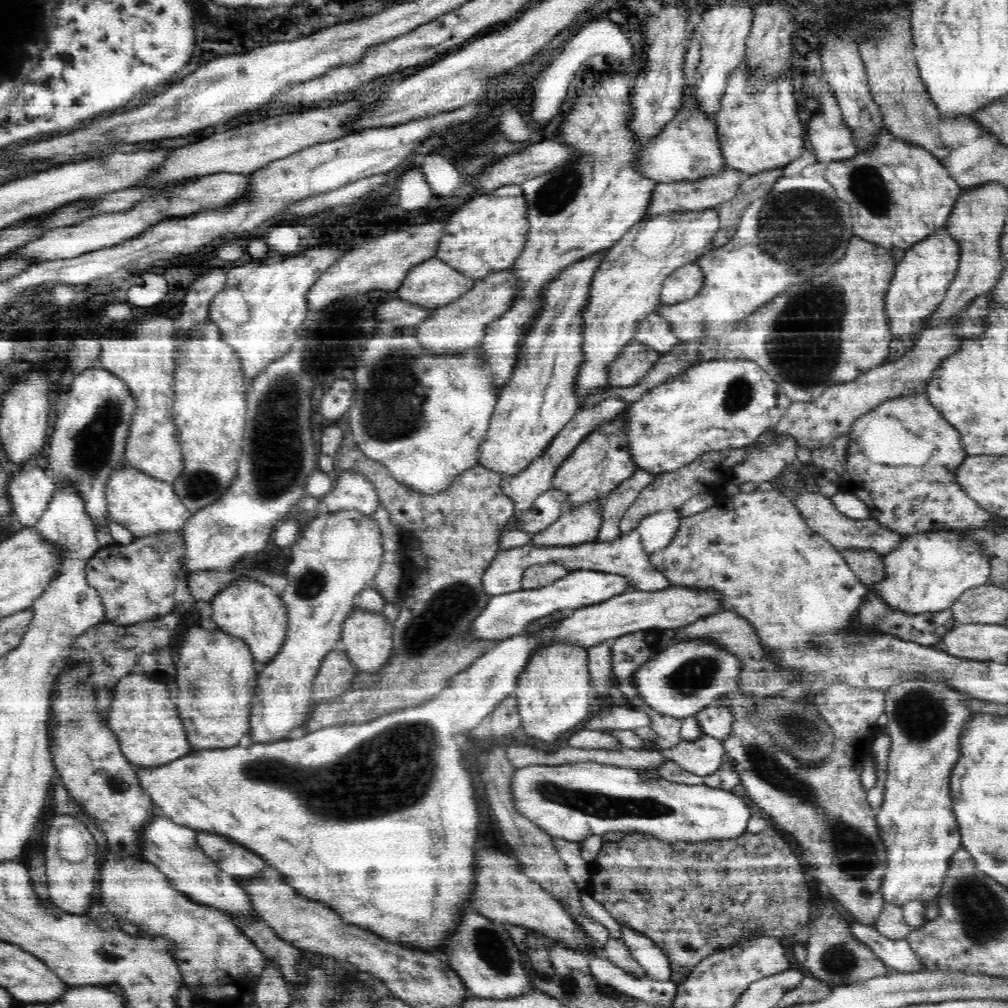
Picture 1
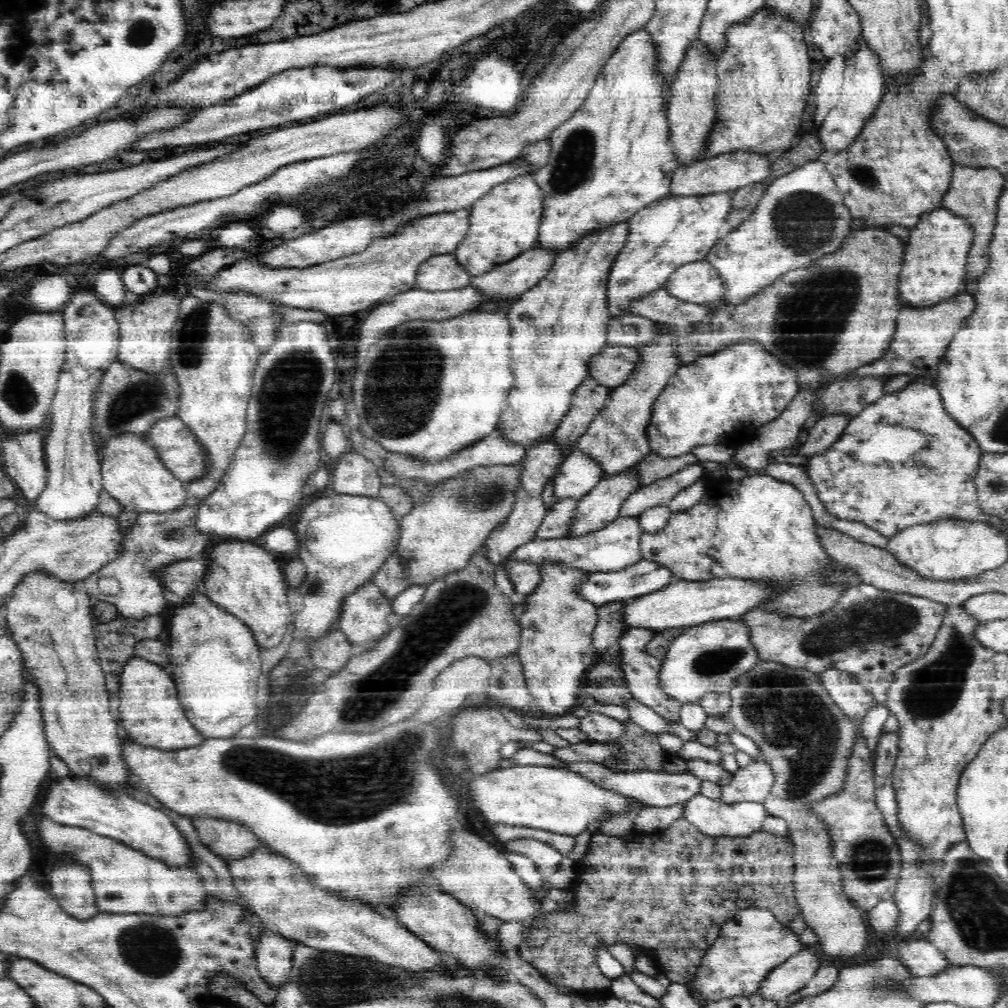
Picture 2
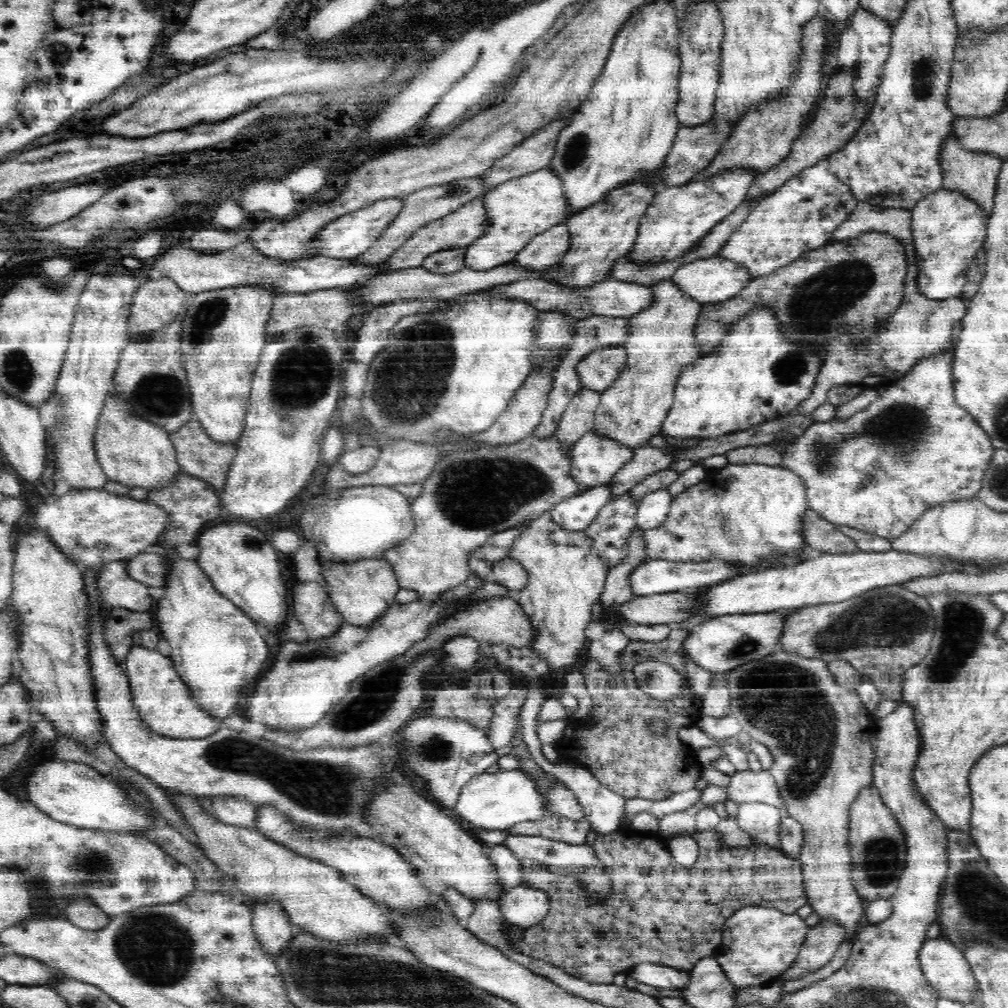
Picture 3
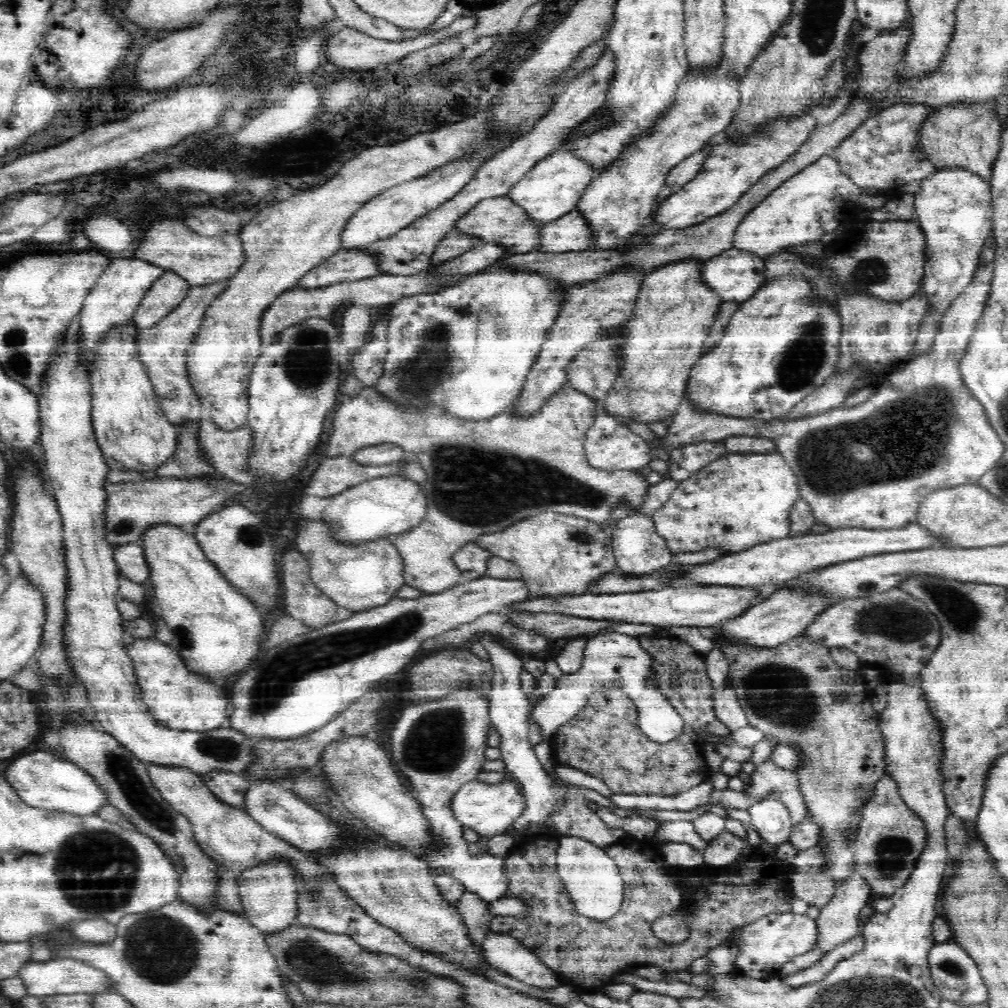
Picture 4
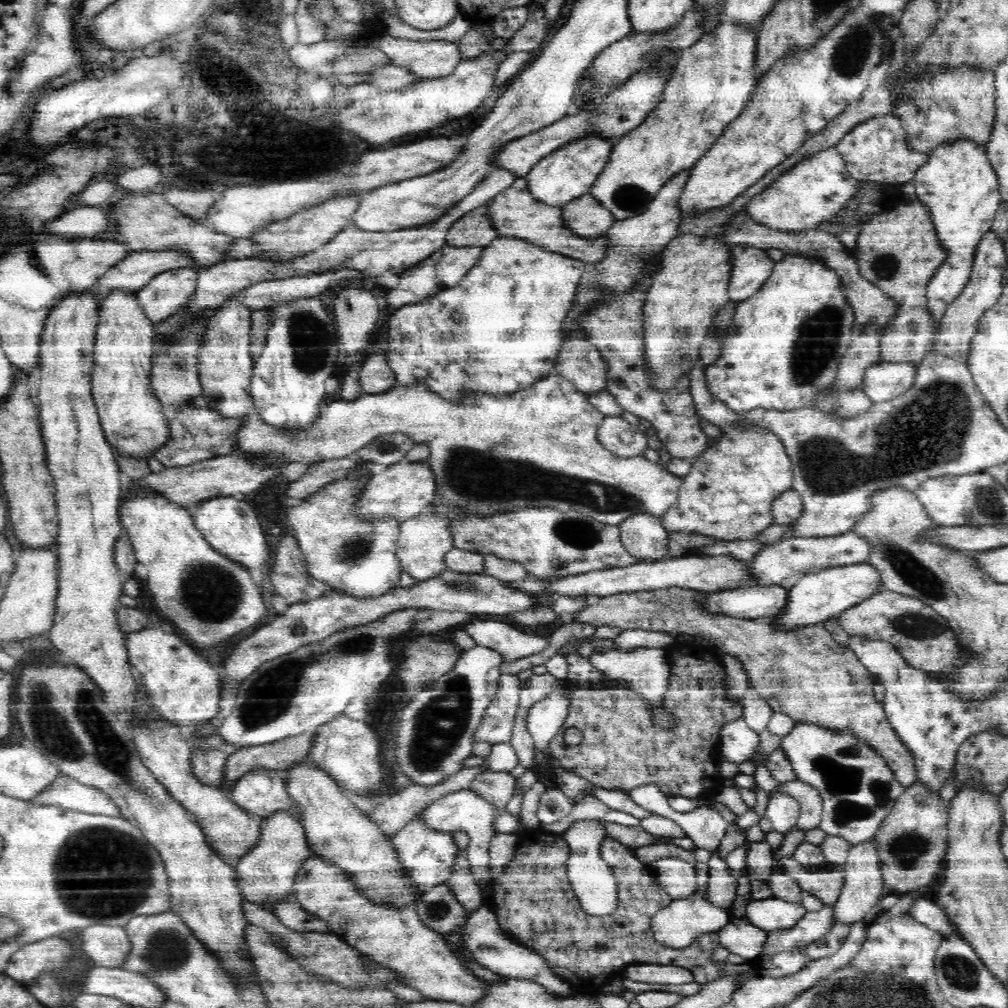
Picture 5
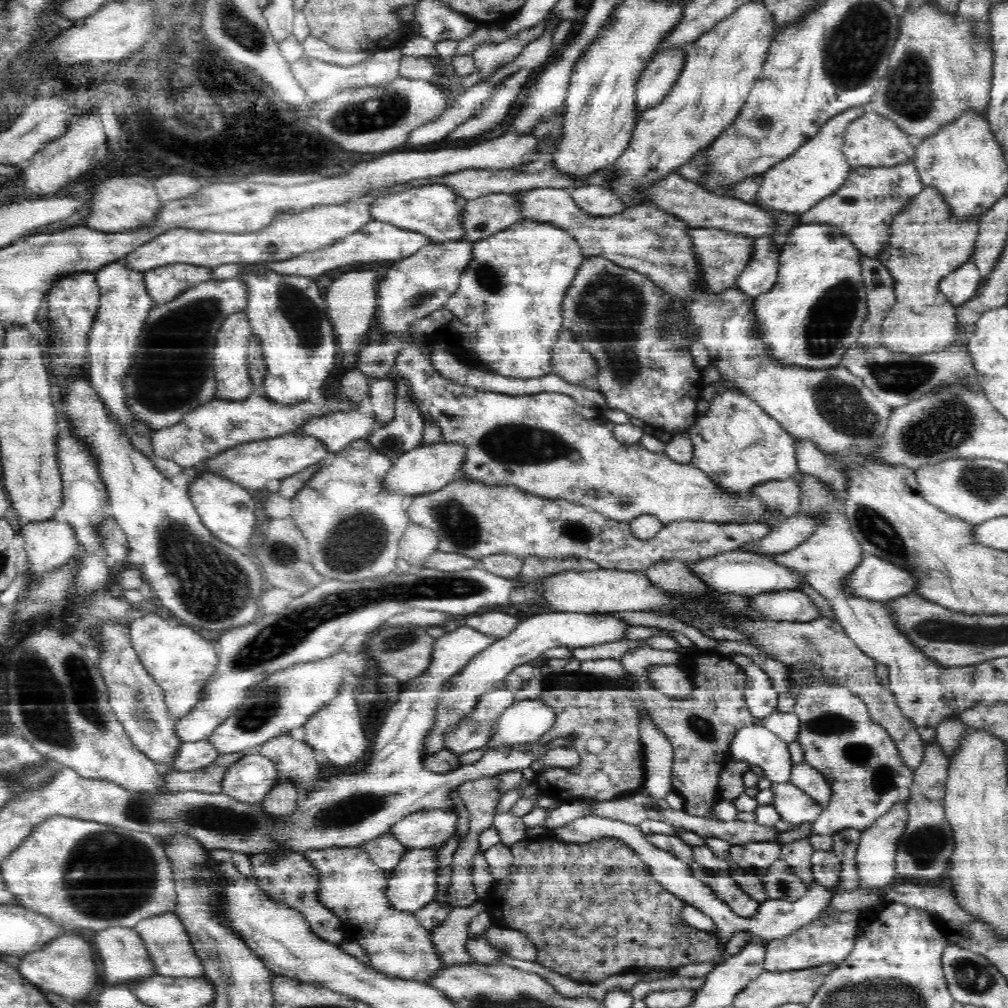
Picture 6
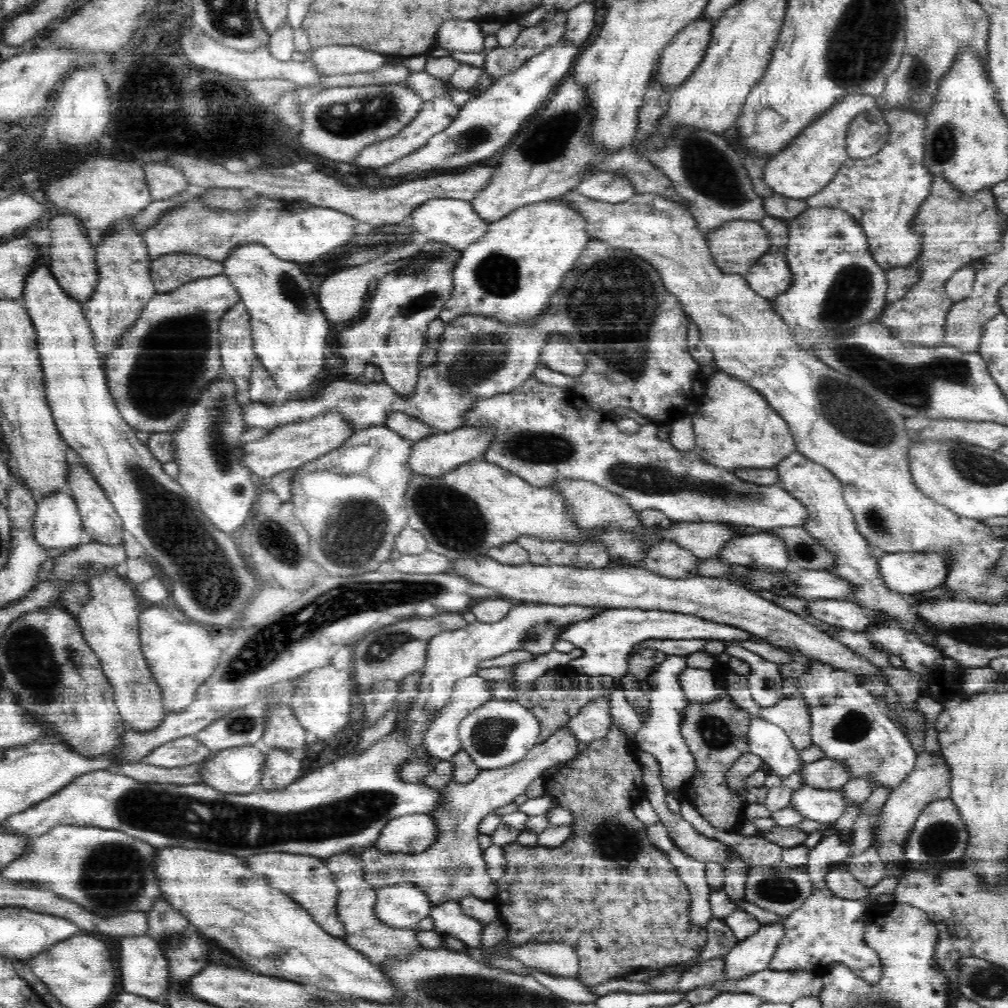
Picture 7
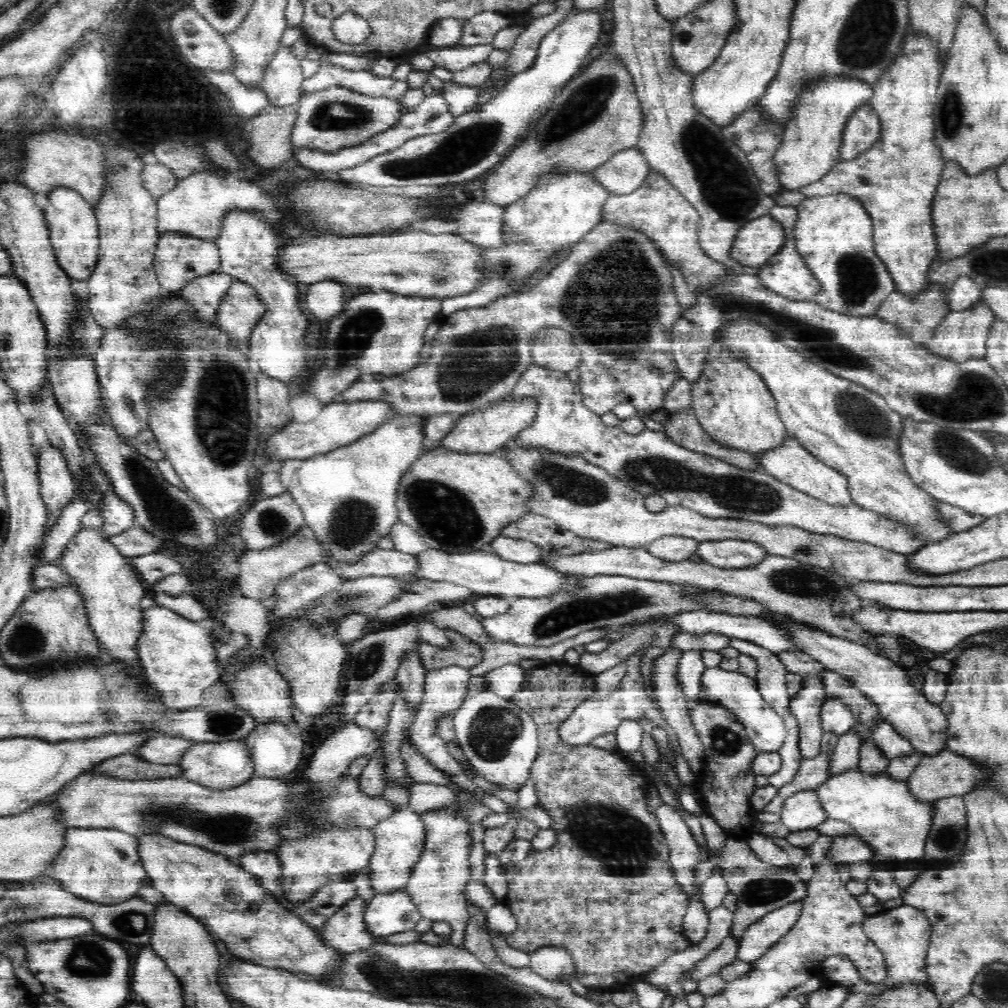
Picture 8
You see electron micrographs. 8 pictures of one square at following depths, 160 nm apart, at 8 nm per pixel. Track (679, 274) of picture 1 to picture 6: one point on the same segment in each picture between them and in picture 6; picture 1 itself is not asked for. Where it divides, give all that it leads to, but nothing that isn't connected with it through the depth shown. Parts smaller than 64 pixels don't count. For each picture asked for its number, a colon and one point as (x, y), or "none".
2: (698, 282)
3: (715, 279)
4: (736, 275)
5: (752, 267)
6: (760, 275)

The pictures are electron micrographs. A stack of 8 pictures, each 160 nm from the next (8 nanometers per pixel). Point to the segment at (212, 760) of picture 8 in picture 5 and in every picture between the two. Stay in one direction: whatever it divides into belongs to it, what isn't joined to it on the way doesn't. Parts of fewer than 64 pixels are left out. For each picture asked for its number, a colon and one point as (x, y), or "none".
5: (262, 792)
6: (249, 779)
7: (232, 770)

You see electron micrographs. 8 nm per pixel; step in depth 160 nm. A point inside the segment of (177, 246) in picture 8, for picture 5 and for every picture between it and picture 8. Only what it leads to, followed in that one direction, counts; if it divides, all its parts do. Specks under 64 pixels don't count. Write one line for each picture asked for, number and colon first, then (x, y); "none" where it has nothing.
5: (167, 291)
6: (164, 283)
7: (171, 270)

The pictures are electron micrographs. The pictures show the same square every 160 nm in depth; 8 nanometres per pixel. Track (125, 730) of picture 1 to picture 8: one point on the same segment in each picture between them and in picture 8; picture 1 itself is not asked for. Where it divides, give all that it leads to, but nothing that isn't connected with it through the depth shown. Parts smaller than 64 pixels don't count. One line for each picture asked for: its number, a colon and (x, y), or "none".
2: (148, 704)
3: (167, 705)
4: (179, 699)
5: (184, 687)
6: (180, 660)
7: (181, 656)
8: (177, 657)

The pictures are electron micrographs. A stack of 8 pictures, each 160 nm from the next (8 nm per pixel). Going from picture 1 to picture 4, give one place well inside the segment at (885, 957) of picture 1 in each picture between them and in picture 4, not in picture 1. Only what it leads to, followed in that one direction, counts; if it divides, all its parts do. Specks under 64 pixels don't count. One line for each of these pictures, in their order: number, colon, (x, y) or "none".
2: (922, 956)
3: (944, 965)
4: (956, 975)

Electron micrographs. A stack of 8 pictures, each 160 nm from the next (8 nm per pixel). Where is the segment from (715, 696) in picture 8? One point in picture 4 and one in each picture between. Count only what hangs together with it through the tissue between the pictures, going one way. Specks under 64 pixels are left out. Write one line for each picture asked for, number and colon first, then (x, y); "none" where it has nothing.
4: (612, 659)
5: (645, 670)
6: (757, 745)
7: (766, 740)

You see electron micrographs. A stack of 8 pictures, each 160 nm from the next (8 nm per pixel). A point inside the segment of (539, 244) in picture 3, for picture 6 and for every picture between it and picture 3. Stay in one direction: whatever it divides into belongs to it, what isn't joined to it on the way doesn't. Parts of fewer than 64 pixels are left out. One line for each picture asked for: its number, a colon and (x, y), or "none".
4: (573, 232)
5: (585, 214)
6: (595, 199)

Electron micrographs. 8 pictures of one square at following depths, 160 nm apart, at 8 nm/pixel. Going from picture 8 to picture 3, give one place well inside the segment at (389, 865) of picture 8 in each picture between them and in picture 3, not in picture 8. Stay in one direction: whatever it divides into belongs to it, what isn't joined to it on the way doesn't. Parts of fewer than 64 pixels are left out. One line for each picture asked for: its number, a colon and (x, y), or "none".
3: (495, 801)
4: (489, 809)
5: (460, 810)
6: (424, 829)
7: (414, 833)

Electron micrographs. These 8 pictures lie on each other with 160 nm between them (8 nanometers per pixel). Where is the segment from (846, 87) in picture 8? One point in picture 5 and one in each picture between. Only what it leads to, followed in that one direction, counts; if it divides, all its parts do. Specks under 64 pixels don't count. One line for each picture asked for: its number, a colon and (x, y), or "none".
5: (802, 197)
6: (818, 168)
7: (810, 162)

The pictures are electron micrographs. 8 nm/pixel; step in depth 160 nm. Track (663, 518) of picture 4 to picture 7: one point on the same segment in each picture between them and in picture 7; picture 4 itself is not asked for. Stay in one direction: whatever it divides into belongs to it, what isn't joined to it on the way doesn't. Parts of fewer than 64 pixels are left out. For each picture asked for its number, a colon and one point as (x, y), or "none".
5: (728, 492)
6: (738, 443)
7: (736, 428)

